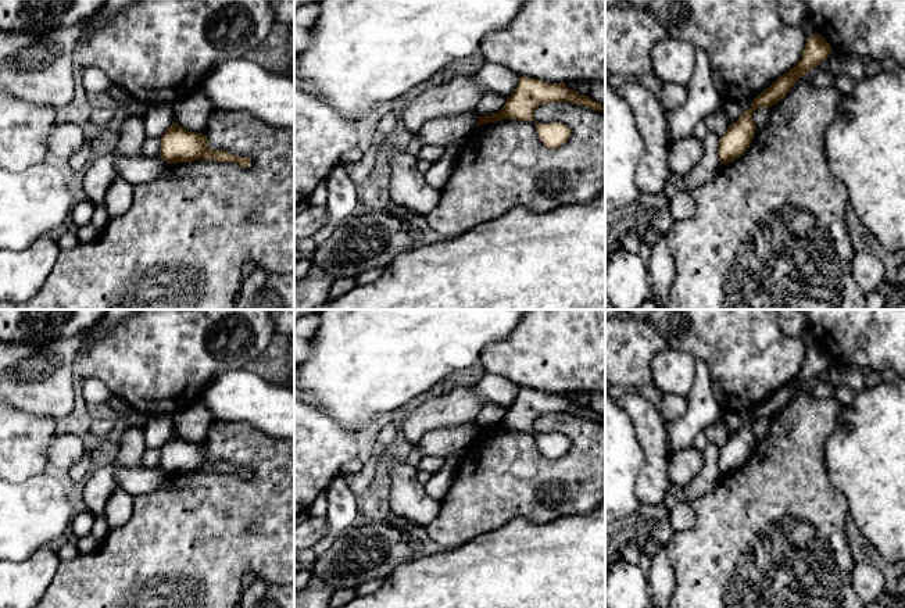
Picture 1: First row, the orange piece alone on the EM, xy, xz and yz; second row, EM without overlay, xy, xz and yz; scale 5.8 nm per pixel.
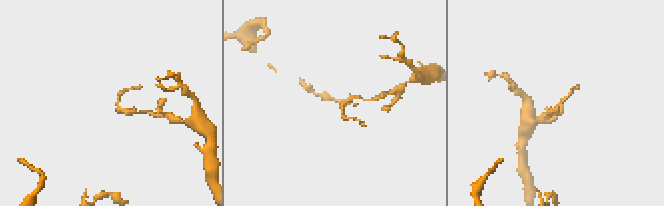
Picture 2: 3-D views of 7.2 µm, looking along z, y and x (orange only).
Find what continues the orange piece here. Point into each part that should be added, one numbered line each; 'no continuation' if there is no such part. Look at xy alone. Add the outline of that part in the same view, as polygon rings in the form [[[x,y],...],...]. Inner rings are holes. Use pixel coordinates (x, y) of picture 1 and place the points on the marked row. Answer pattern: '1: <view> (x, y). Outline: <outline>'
no continuation

